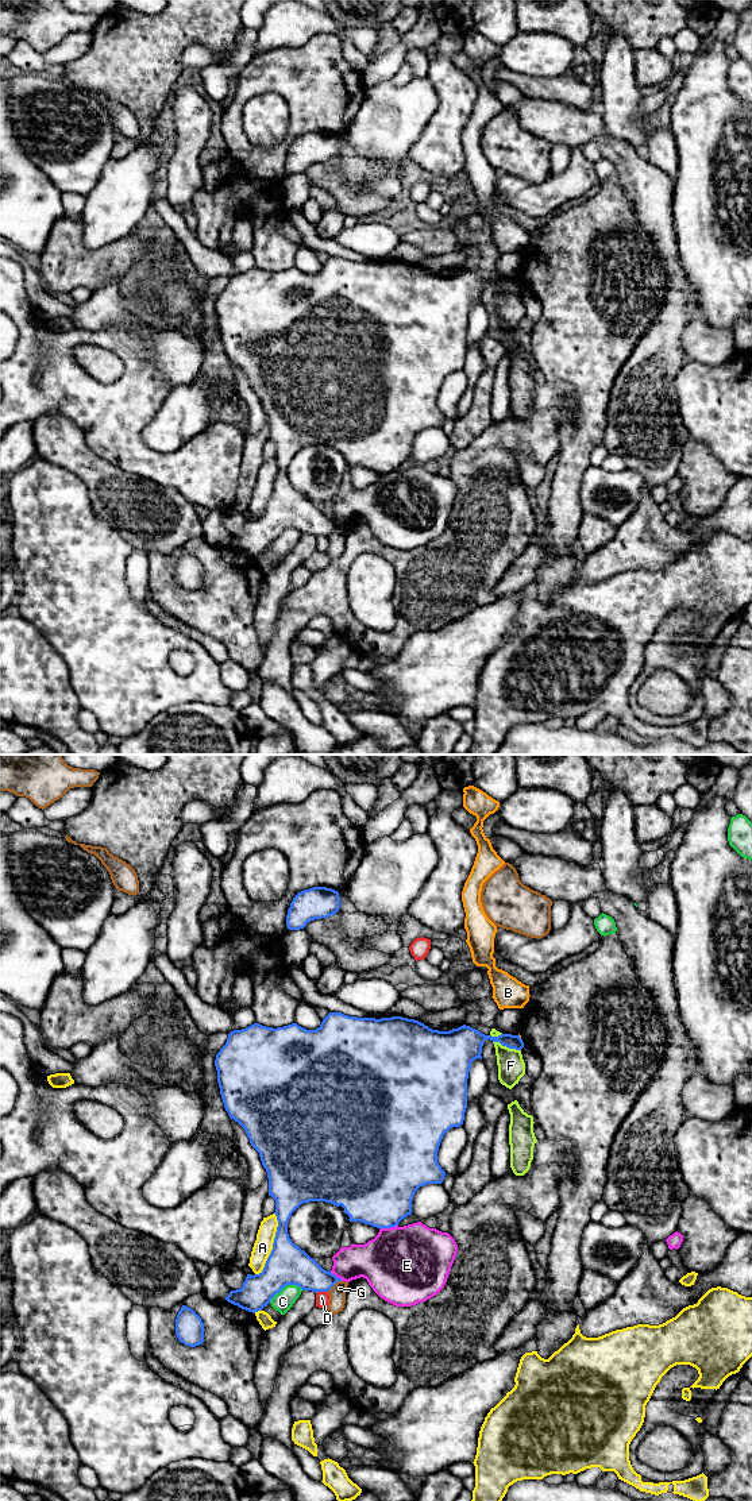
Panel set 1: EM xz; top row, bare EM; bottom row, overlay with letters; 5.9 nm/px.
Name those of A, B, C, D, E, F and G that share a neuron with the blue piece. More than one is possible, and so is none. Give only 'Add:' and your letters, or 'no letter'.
Add: no letter

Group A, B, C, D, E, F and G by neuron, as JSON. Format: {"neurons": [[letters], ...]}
{"neurons": [["A"], ["B"], ["C"], ["D"], ["E"], ["F"], ["G"]]}

